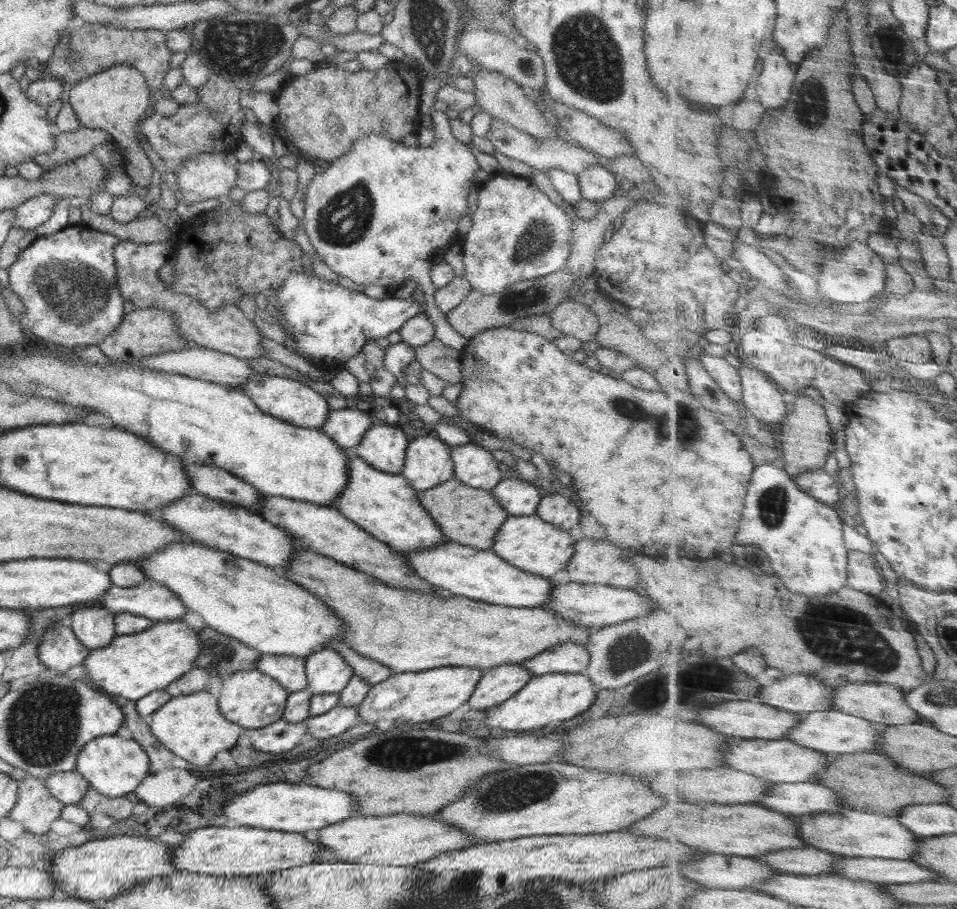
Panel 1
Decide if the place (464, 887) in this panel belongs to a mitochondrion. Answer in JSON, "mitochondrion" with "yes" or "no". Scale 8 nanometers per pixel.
{"mitochondrion":"yes"}

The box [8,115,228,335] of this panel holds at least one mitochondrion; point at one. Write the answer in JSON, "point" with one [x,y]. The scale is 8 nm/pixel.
{"point":[73,292]}

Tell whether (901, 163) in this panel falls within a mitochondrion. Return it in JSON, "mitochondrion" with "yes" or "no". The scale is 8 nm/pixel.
{"mitochondrion":"no"}

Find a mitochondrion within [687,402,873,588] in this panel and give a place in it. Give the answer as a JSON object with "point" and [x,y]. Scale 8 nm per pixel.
{"point":[772,506]}

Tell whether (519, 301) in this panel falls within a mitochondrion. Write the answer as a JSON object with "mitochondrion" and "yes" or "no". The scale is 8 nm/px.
{"mitochondrion":"yes"}

